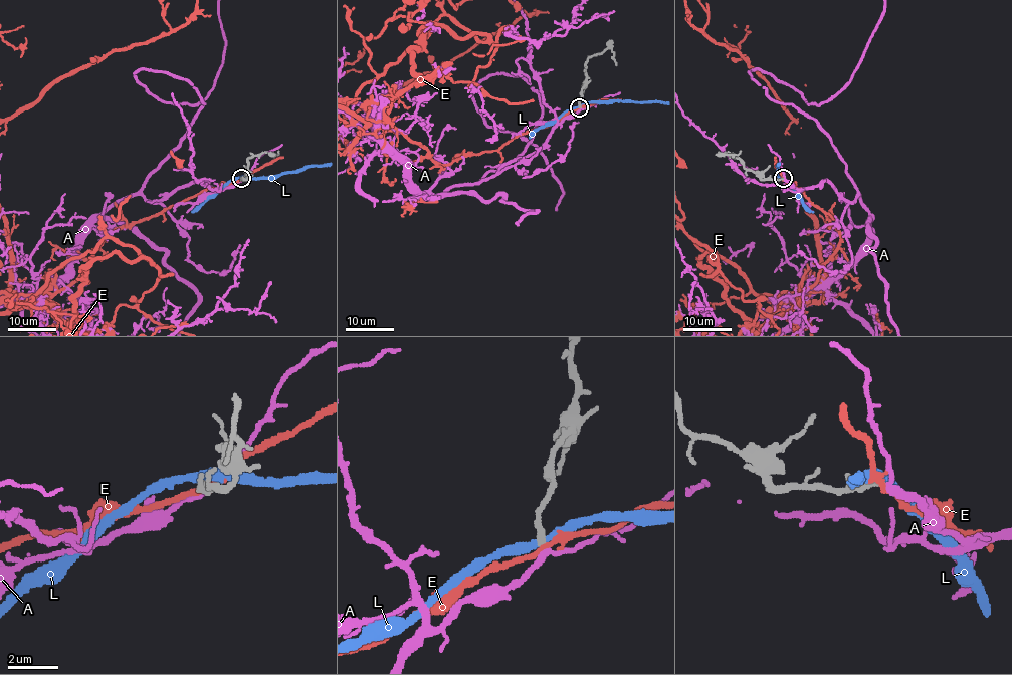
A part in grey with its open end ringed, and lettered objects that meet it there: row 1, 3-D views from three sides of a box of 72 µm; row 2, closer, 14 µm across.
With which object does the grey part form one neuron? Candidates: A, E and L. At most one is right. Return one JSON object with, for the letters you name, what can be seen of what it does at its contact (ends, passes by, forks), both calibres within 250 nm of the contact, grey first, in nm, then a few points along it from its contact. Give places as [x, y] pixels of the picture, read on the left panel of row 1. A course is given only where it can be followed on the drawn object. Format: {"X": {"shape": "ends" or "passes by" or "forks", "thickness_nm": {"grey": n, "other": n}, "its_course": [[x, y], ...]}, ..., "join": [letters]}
{"A": {"shape": "passes by", "thickness_nm": {"grey": 240, "other": 200}, "its_course": [[241, 178], [142, 193], [204, 104], [185, 79], [135, 73], [197, 104], [224, 54]]}, "join": ["A"]}

